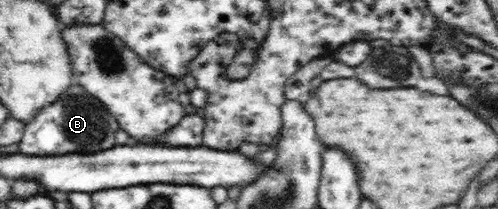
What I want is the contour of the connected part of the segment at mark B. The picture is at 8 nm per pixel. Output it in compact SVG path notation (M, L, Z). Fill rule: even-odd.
M73 83L53 105L26 124L18 154L58 156L67 154L91 155L116 146L116 119L97 97L90 95L81 85Z

